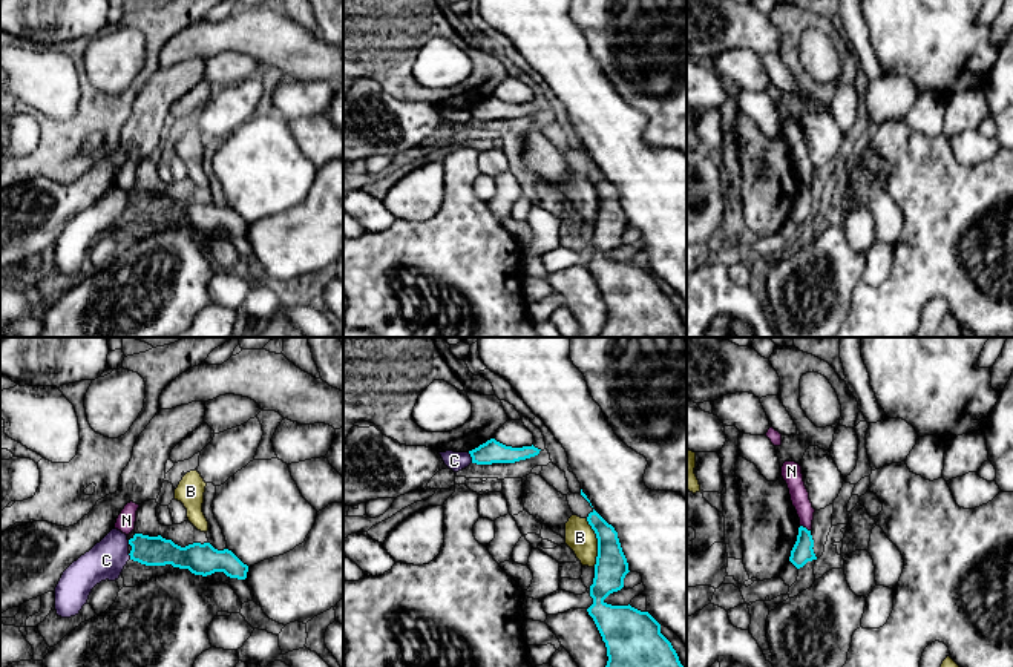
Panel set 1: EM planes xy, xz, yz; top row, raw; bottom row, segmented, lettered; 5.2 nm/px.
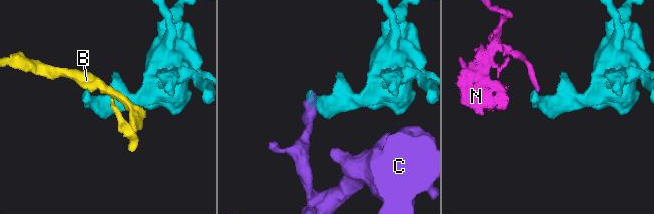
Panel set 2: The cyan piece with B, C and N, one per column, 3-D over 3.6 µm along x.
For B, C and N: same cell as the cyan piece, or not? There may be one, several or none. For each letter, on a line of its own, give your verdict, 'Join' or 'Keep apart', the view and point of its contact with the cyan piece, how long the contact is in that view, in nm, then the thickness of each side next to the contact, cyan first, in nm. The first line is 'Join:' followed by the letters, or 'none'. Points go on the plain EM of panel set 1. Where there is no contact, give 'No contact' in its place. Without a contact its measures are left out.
Join: none
B: Keep apart. Touches cyan at xz (598, 200). Shared border 260 nm. Thickness 170 nm (cyan) against 160 nm
C: Keep apart. Touches cyan at xz (471, 112). Shared border 60 nm. Thickness 120 nm (cyan) against 100 nm
N: Keep apart. Touches cyan at yz (805, 184). Shared border 70 nm. Thickness 120 nm (cyan) against 100 nm

